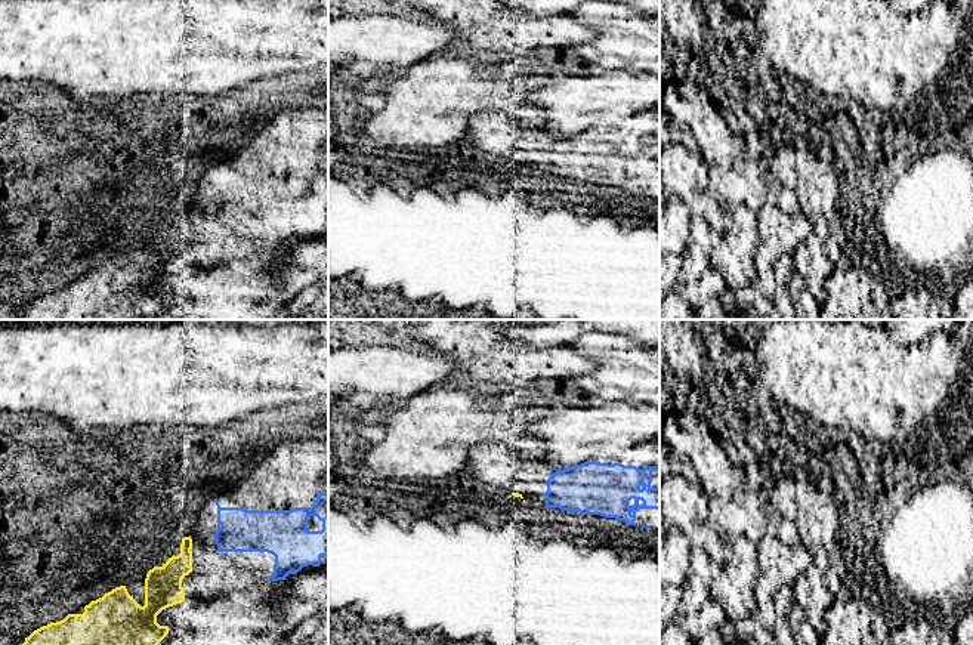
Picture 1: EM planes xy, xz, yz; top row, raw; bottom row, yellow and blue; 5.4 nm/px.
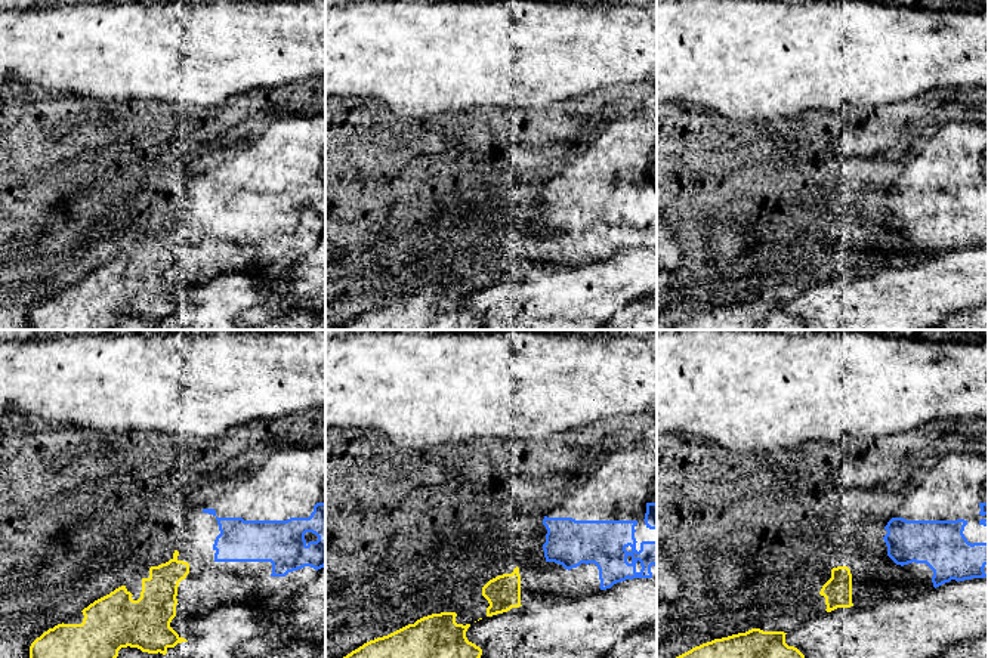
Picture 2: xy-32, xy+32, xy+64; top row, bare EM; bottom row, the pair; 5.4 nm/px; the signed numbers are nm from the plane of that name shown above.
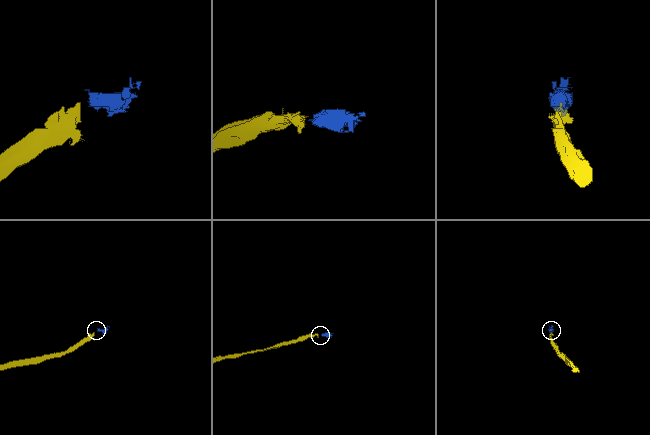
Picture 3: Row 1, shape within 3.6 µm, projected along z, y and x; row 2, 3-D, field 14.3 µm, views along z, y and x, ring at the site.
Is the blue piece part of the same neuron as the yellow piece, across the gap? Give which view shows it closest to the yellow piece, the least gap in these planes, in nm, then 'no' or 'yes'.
xy | 120 nm | yes

